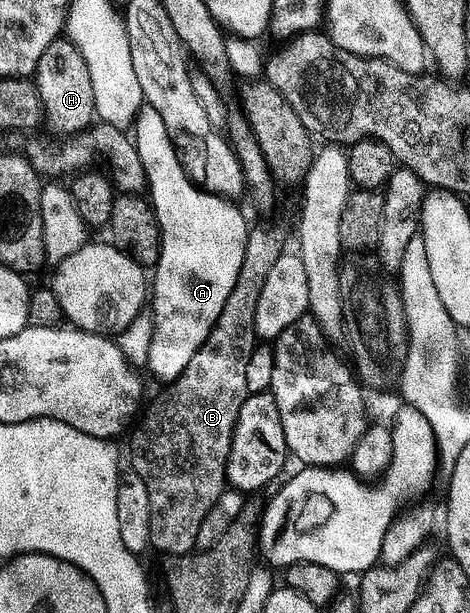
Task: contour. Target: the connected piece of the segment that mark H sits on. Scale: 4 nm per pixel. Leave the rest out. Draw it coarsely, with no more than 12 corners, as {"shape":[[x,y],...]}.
{"shape":[[68,39],[35,74],[44,124],[57,139],[97,117],[87,59]]}

